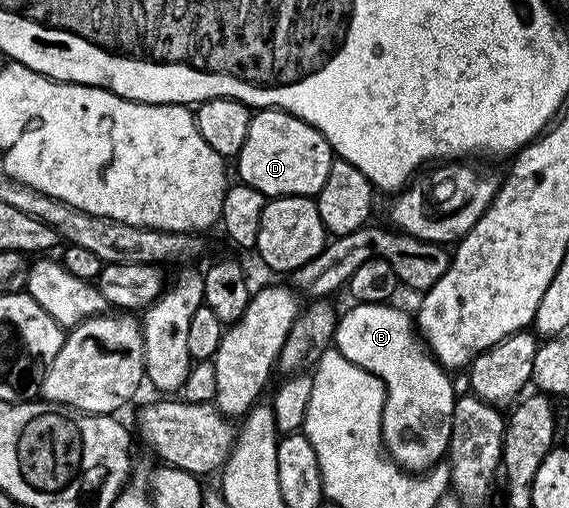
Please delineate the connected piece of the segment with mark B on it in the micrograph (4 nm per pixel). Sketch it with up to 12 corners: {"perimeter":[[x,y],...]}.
{"perimeter":[[395,304],[338,315],[334,349],[387,389],[383,444],[444,461],[457,391]]}

